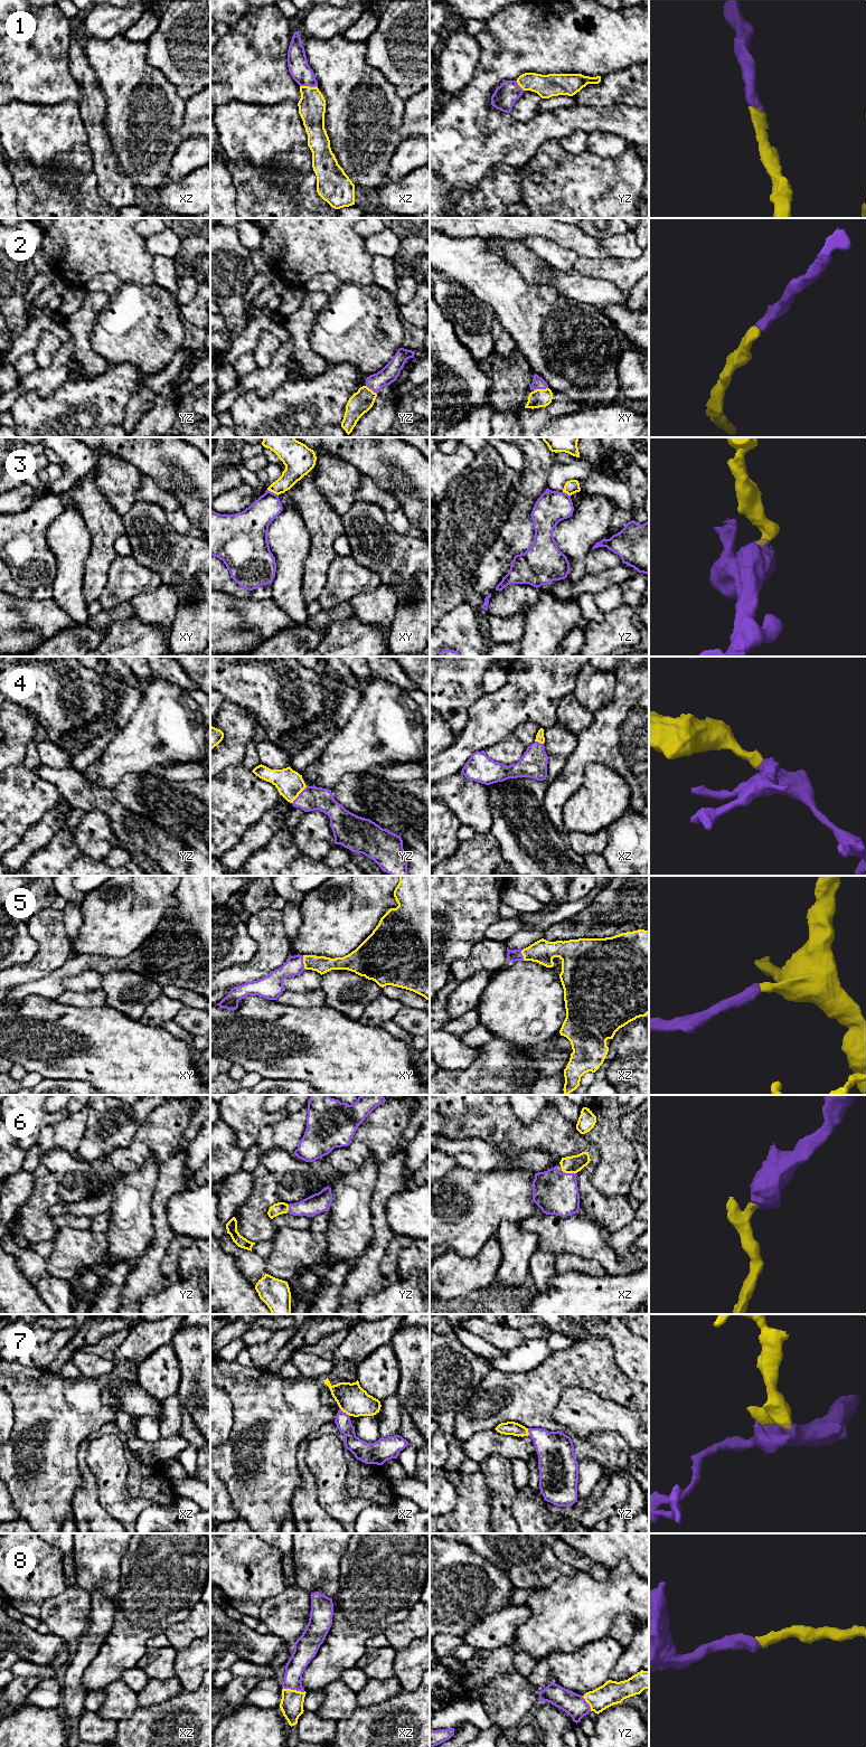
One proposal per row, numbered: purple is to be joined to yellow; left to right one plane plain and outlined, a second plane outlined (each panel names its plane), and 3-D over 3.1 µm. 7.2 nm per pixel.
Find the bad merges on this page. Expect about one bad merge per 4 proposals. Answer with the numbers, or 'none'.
3, 7

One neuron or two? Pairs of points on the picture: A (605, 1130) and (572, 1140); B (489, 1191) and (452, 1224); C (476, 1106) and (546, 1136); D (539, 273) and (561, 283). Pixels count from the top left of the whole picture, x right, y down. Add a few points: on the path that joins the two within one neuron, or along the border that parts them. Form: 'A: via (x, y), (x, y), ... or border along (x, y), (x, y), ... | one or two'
A: border along (582, 1134), (596, 1148), (599, 1159) | two
B: via (480, 1200), (471, 1205), (461, 1215) | one
C: via (493, 1121), (510, 1135), (528, 1136) | one
D: border along (552, 267), (548, 283) | two

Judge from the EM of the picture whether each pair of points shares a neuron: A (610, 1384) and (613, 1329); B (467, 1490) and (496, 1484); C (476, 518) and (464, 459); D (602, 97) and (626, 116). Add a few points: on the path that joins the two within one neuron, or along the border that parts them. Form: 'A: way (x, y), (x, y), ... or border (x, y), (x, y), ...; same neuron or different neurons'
A: border (586, 1339), (605, 1338), (621, 1369); different neurons
B: border (480, 1471), (485, 1484), (490, 1492), (491, 1512); different neurons
C: border (476, 454), (474, 459), (448, 485); different neurons
D: border (637, 105), (586, 106); different neurons

